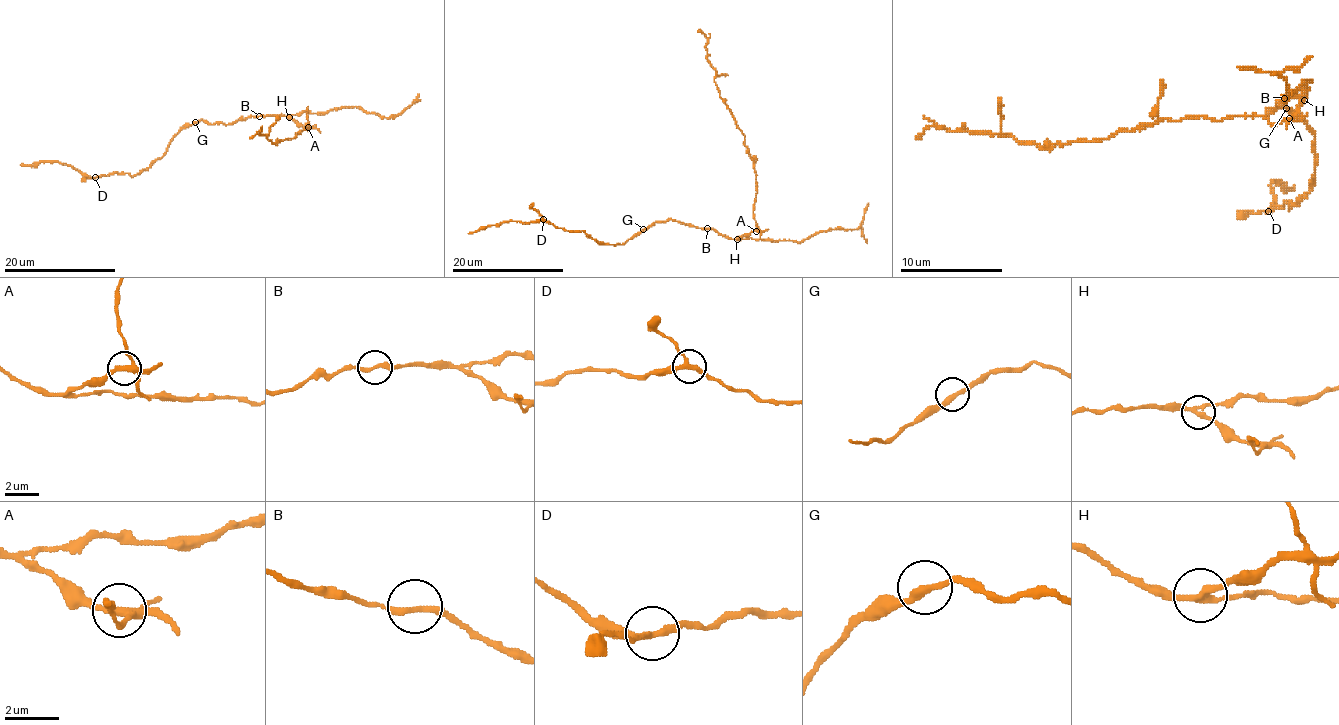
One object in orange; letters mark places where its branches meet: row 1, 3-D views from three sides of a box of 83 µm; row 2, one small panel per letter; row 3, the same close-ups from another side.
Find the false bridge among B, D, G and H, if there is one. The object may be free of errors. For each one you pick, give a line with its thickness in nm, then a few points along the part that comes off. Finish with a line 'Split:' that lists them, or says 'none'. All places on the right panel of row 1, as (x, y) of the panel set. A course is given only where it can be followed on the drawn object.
H: Thickness 220 nm. Course of the part to remove: (1304, 100), (1271, 123), (1261, 116), (1158, 118), (1096, 141), (1042, 147), (931, 126), (918, 139)
Split: H

